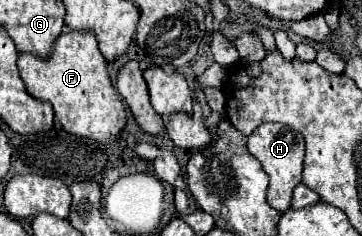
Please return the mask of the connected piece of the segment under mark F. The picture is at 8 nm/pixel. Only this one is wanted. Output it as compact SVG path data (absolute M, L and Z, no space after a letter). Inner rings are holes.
M63 33L47 61L39 61L29 53L23 53L19 55L17 65L27 93L39 101L51 103L55 119L69 135L85 137L101 145L115 143L119 139L127 113L119 93L111 85L107 63L103 63L93 33Z

